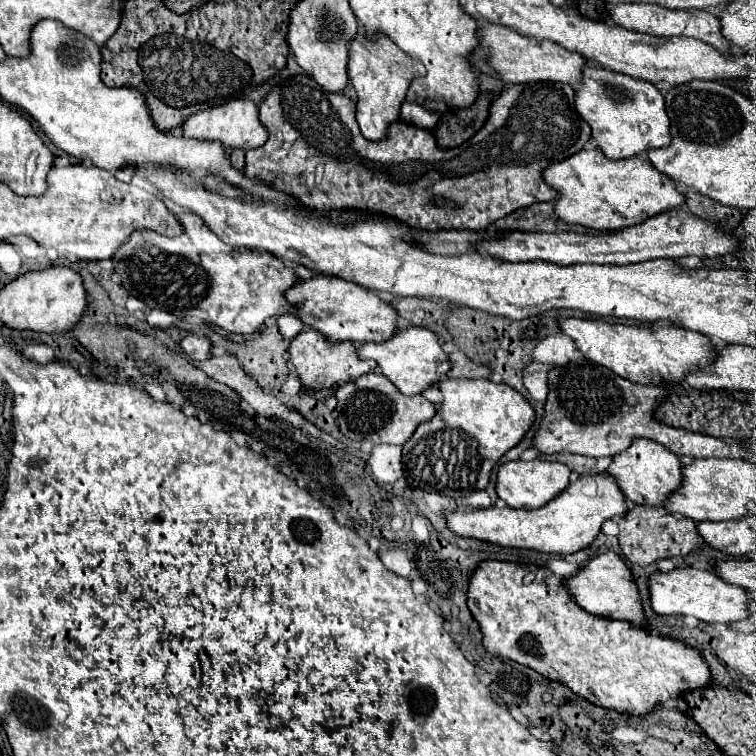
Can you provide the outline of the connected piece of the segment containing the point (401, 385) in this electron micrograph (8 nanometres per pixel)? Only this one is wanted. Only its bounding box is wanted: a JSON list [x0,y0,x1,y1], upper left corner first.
[358,325,450,395]

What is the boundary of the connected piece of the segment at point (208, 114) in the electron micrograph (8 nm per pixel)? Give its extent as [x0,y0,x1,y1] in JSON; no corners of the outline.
[182,99,268,151]

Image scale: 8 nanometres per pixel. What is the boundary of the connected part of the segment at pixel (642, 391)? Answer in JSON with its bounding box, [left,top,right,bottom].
[532,359,752,459]

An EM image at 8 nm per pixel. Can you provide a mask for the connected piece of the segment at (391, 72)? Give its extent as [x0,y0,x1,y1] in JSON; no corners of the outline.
[348,31,424,141]

